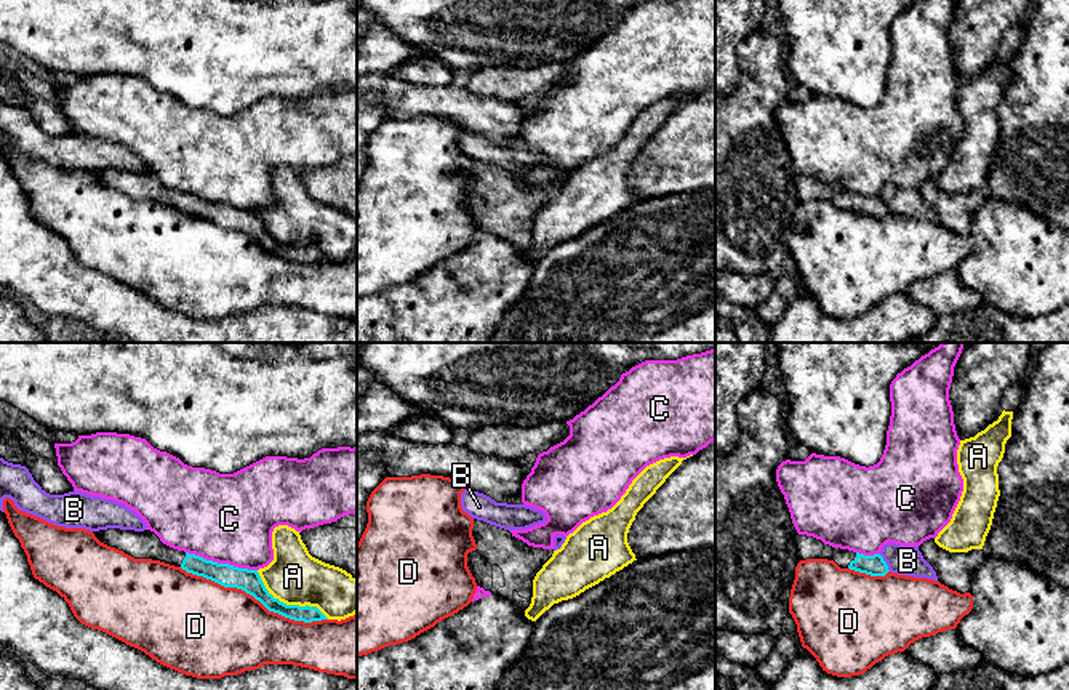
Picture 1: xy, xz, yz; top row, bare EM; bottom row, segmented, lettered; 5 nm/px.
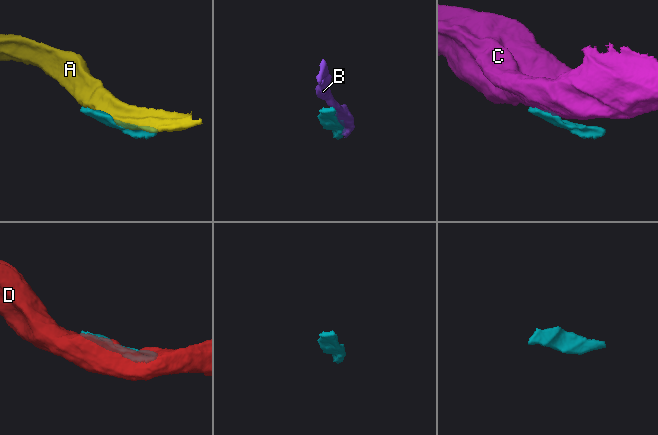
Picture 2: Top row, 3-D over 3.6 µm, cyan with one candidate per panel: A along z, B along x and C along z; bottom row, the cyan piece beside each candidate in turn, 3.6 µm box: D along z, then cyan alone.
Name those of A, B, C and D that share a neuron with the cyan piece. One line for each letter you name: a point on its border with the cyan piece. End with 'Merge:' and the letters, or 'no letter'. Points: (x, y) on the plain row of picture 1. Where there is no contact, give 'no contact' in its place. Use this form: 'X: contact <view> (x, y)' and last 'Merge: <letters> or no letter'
Merge: no letter

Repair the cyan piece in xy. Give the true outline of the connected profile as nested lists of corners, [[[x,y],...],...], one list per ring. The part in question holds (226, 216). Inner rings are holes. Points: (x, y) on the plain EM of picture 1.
[[[107,170],[93,175],[101,184],[123,192],[134,200],[160,202],[174,208],[181,208],[187,215],[211,221],[224,229],[242,231],[259,242],[269,253],[278,255],[285,259],[304,264],[328,261],[317,248],[286,247],[275,240],[266,231],[258,211],[218,205],[195,195],[173,191],[163,186],[150,171],[134,173]]]

